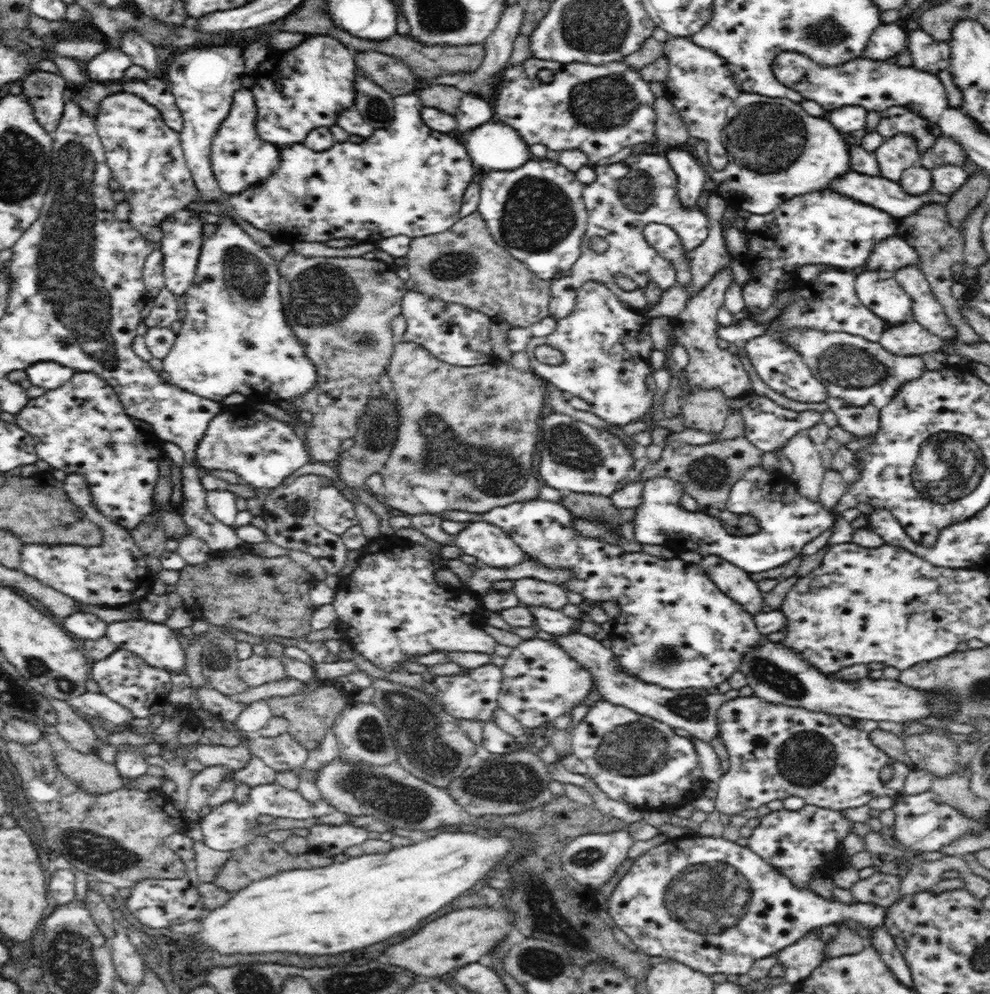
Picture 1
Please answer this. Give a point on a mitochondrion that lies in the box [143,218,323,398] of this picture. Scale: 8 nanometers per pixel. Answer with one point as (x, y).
(246, 274)

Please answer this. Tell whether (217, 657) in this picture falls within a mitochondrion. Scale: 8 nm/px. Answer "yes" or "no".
yes

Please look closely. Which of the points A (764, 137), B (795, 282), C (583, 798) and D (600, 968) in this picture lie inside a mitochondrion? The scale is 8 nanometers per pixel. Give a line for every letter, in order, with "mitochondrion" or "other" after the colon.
A: mitochondrion
B: other
C: other
D: mitochondrion

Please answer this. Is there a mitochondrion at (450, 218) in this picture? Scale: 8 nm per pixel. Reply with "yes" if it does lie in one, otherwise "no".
no

